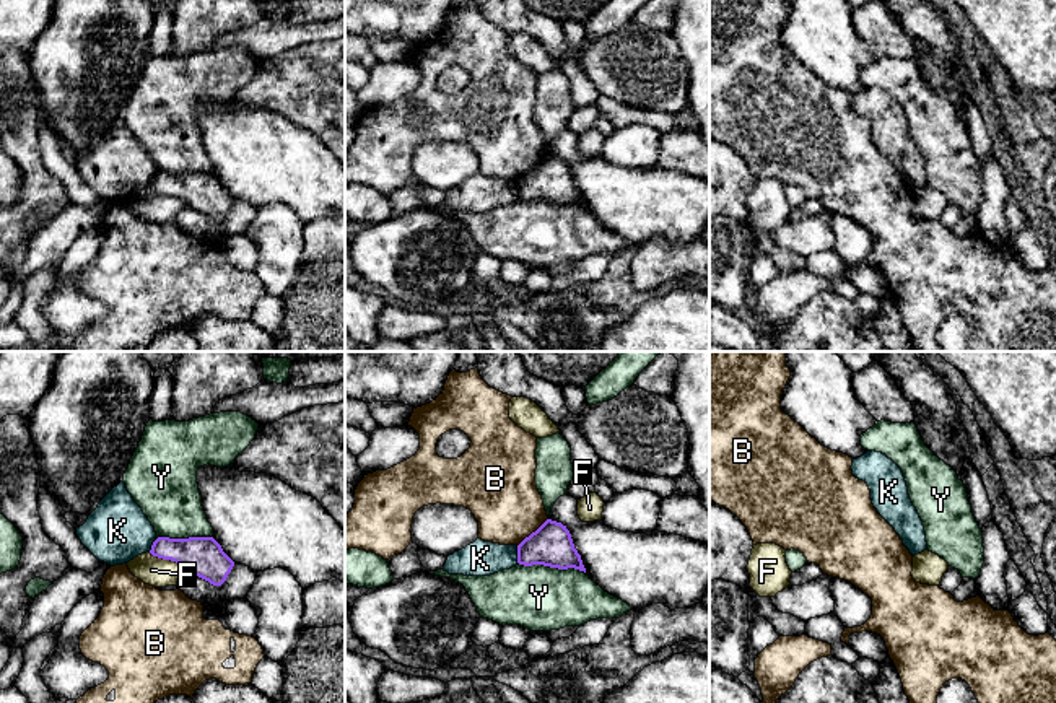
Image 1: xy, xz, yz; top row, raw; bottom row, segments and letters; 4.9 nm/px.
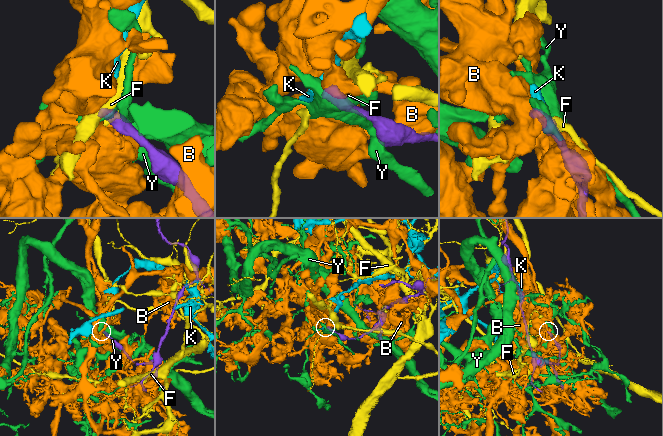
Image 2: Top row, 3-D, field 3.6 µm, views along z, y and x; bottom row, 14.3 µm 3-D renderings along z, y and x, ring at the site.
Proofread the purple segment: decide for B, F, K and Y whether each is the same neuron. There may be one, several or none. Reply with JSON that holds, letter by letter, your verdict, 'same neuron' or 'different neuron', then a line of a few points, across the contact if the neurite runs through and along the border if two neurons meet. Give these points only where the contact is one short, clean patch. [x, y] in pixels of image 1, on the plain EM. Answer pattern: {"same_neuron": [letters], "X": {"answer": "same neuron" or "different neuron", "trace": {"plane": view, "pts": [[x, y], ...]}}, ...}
{"same_neuron": [], "B": {"answer": "different neuron"}, "F": {"answer": "different neuron"}, "K": {"answer": "different neuron", "trace": {"plane": "xz", "pts": [[516, 181], [518, 197]]}}, "Y": {"answer": "different neuron"}}

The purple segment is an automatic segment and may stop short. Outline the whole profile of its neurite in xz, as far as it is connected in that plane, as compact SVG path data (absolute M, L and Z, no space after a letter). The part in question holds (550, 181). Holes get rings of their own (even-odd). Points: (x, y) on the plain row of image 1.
M547 155L517 181L517 199L524 202L543 200L558 205L574 203L586 208L569 166L552 155Z

